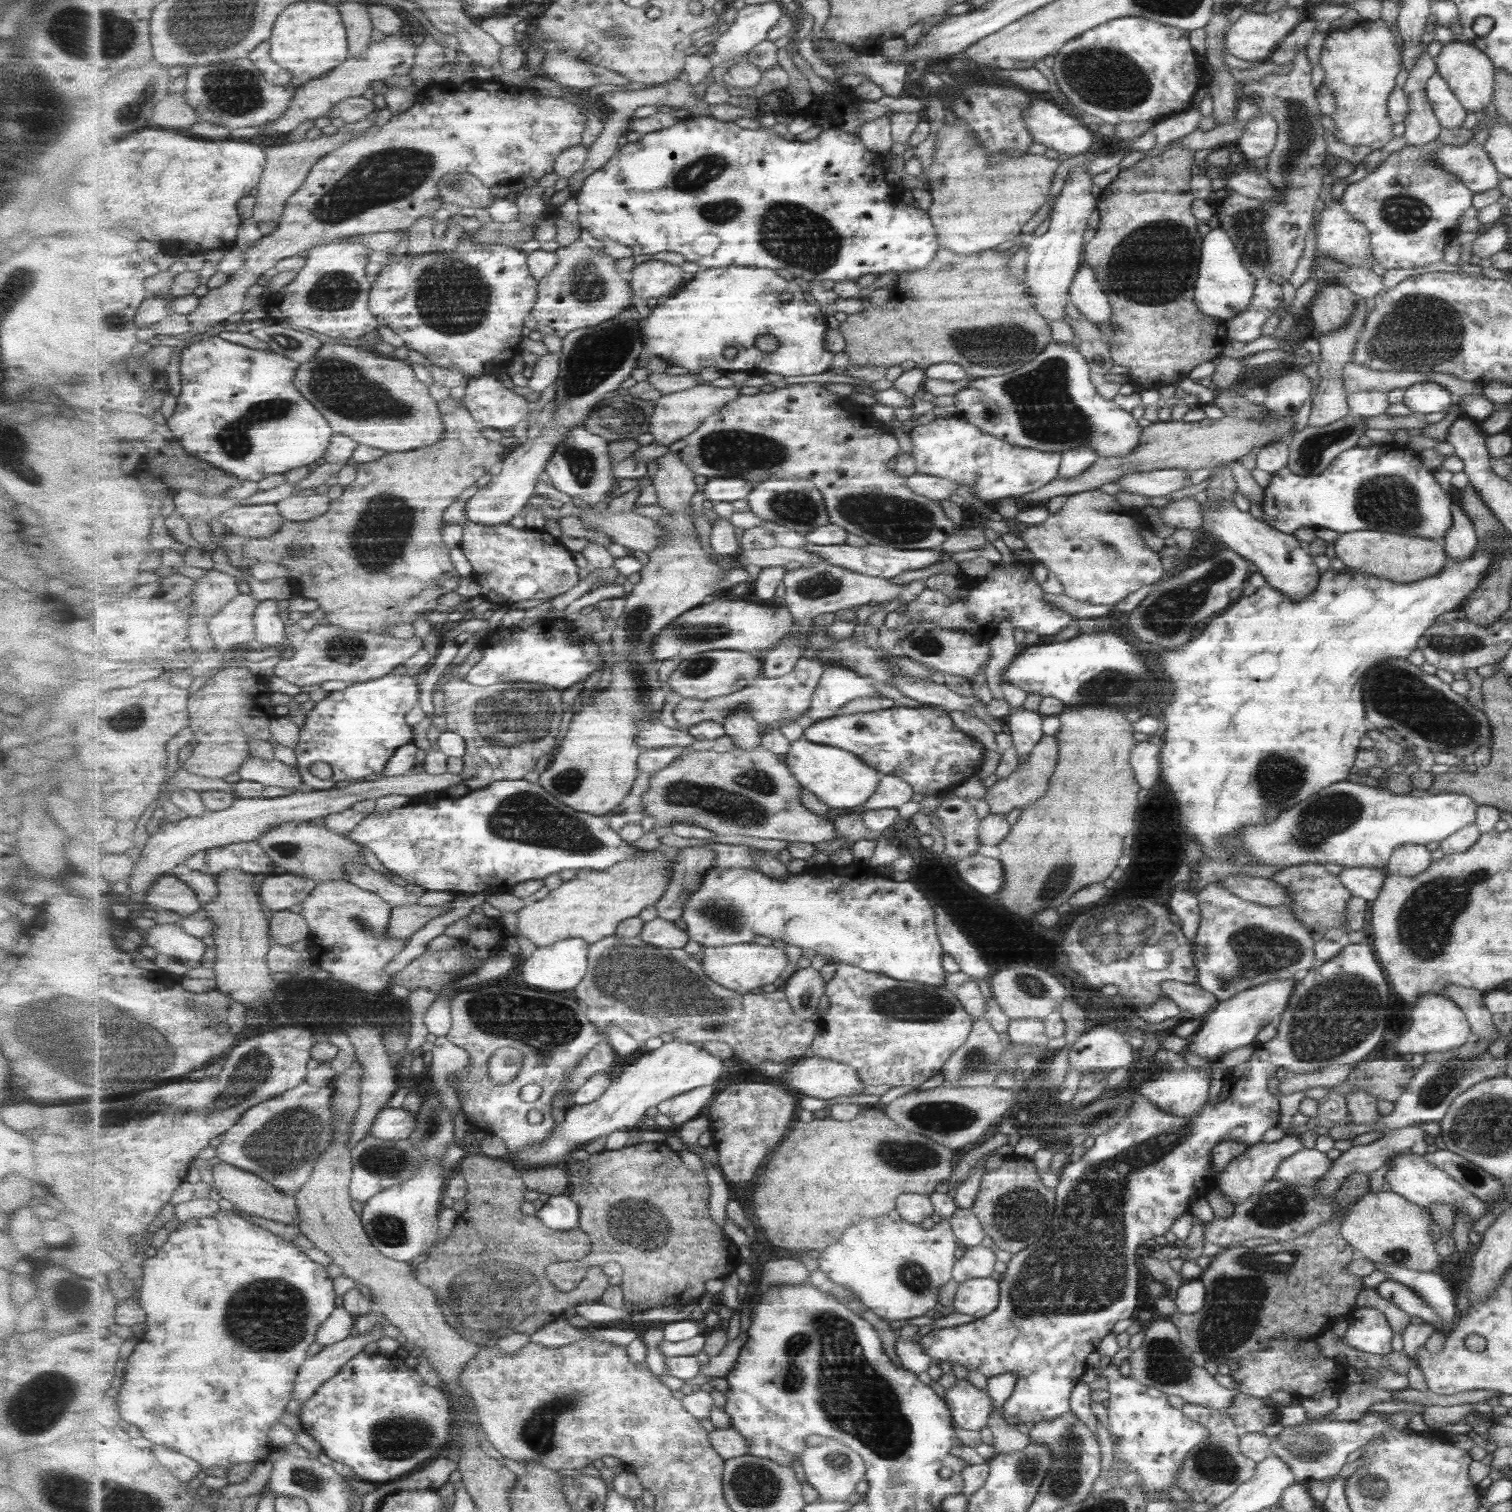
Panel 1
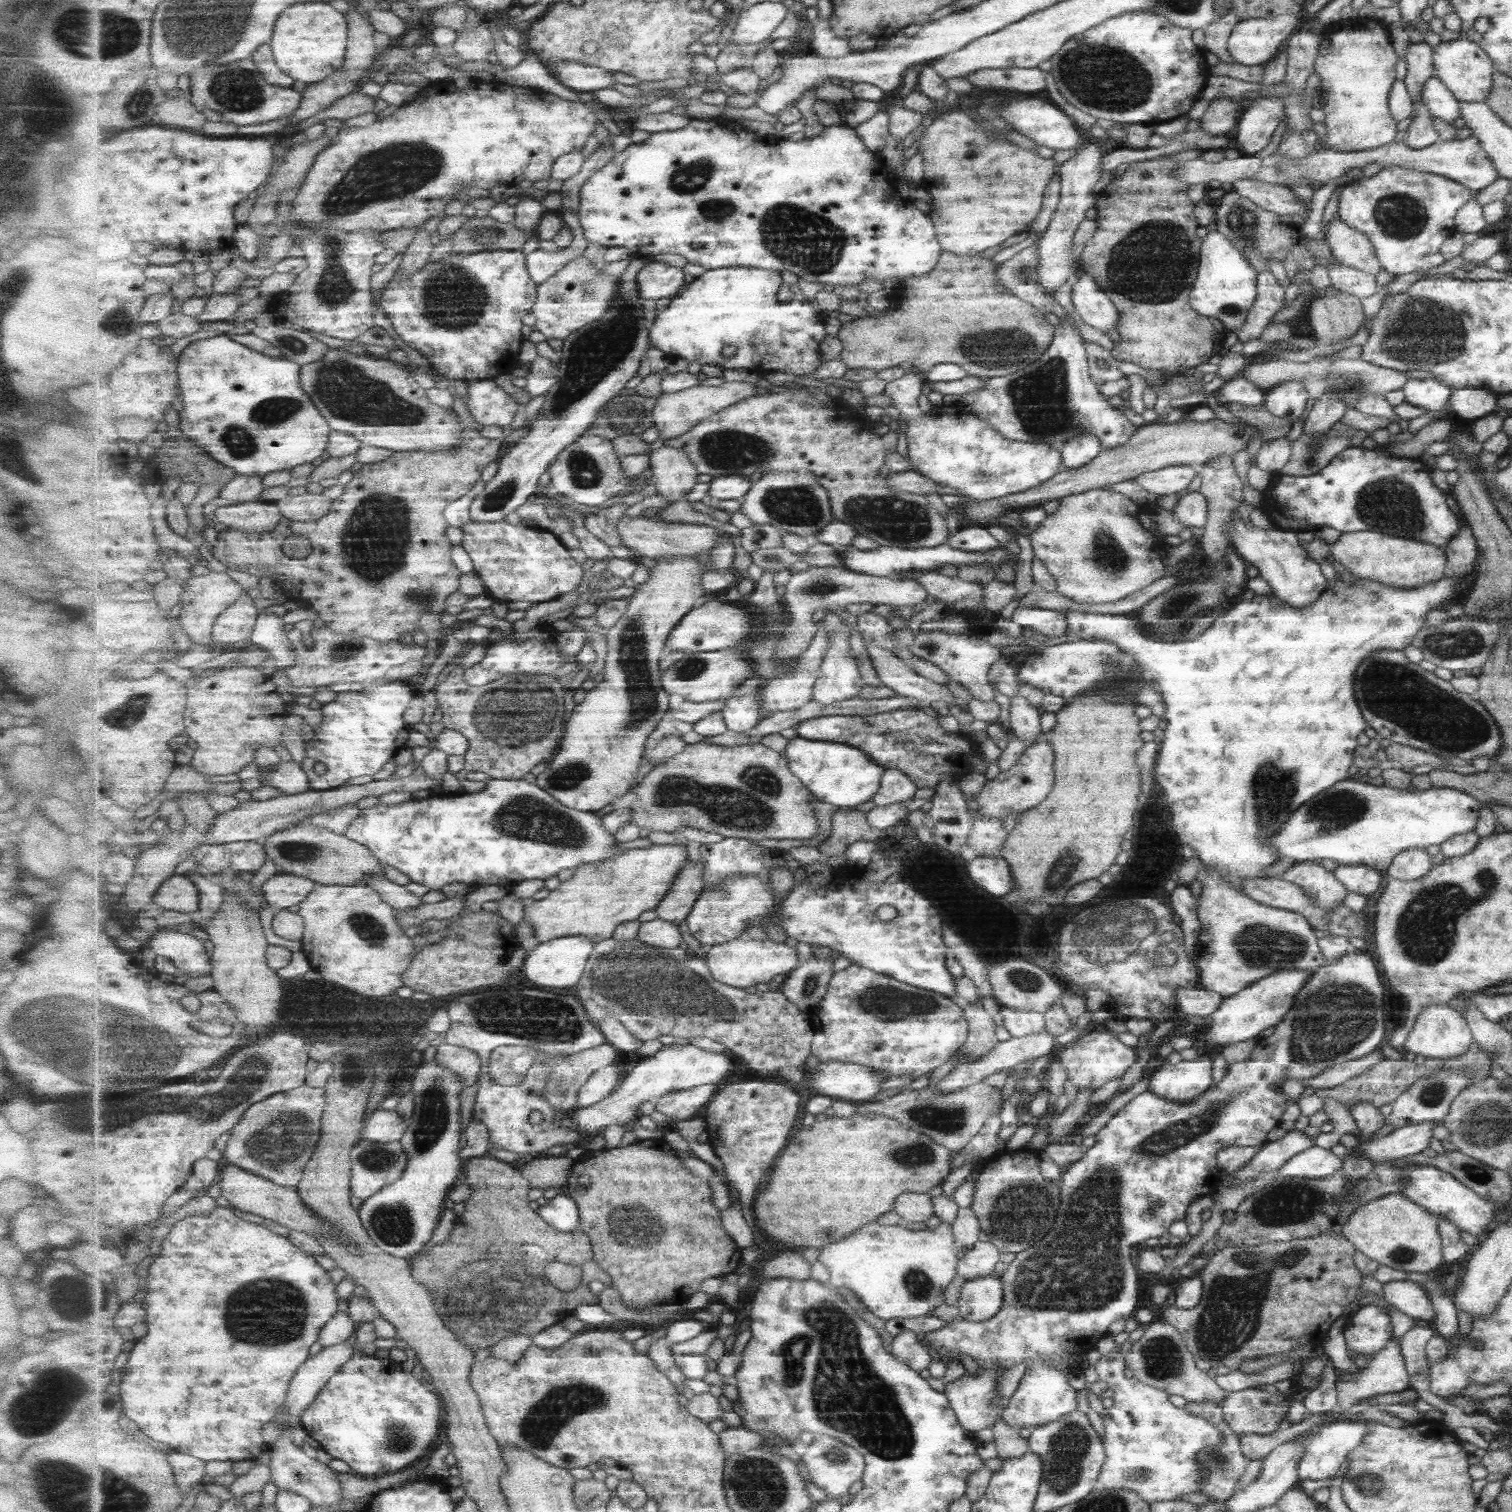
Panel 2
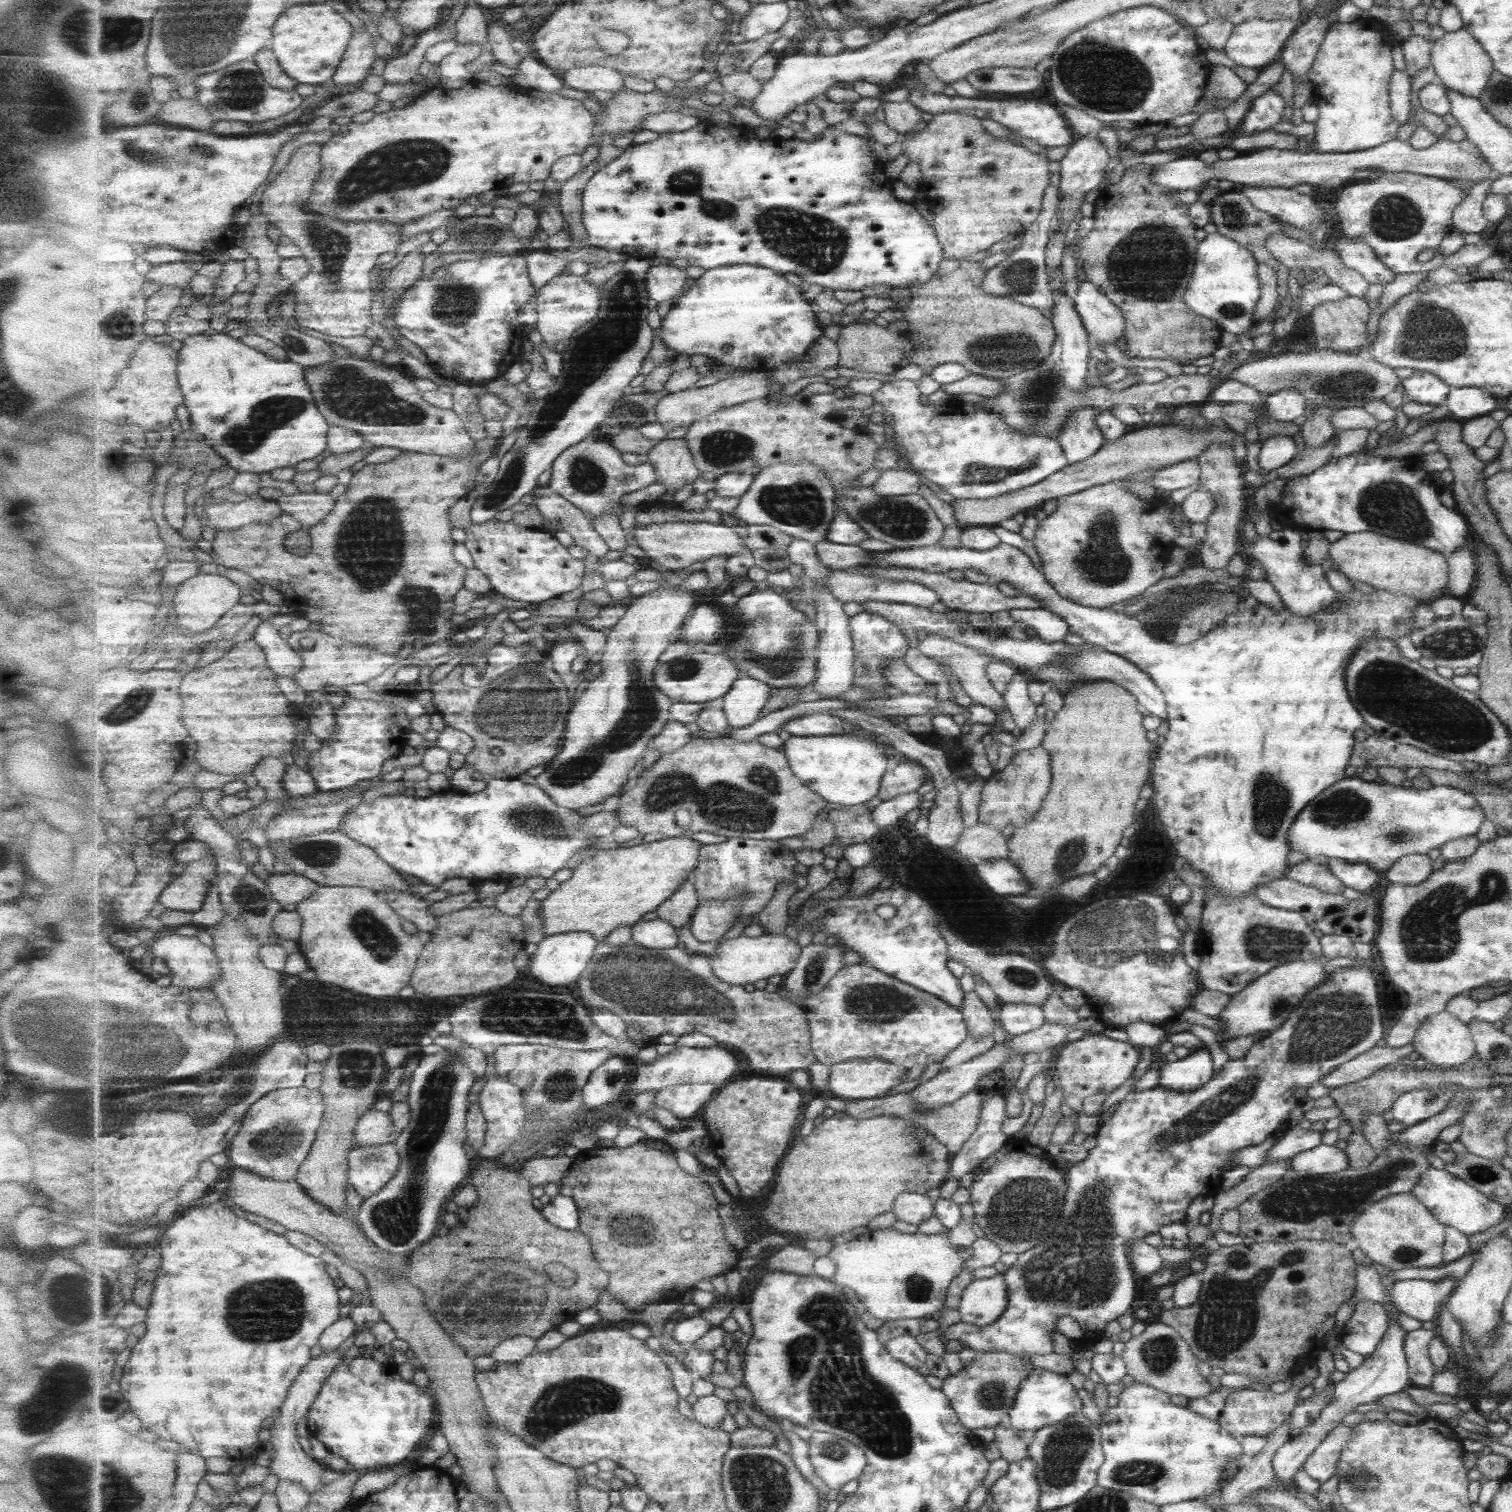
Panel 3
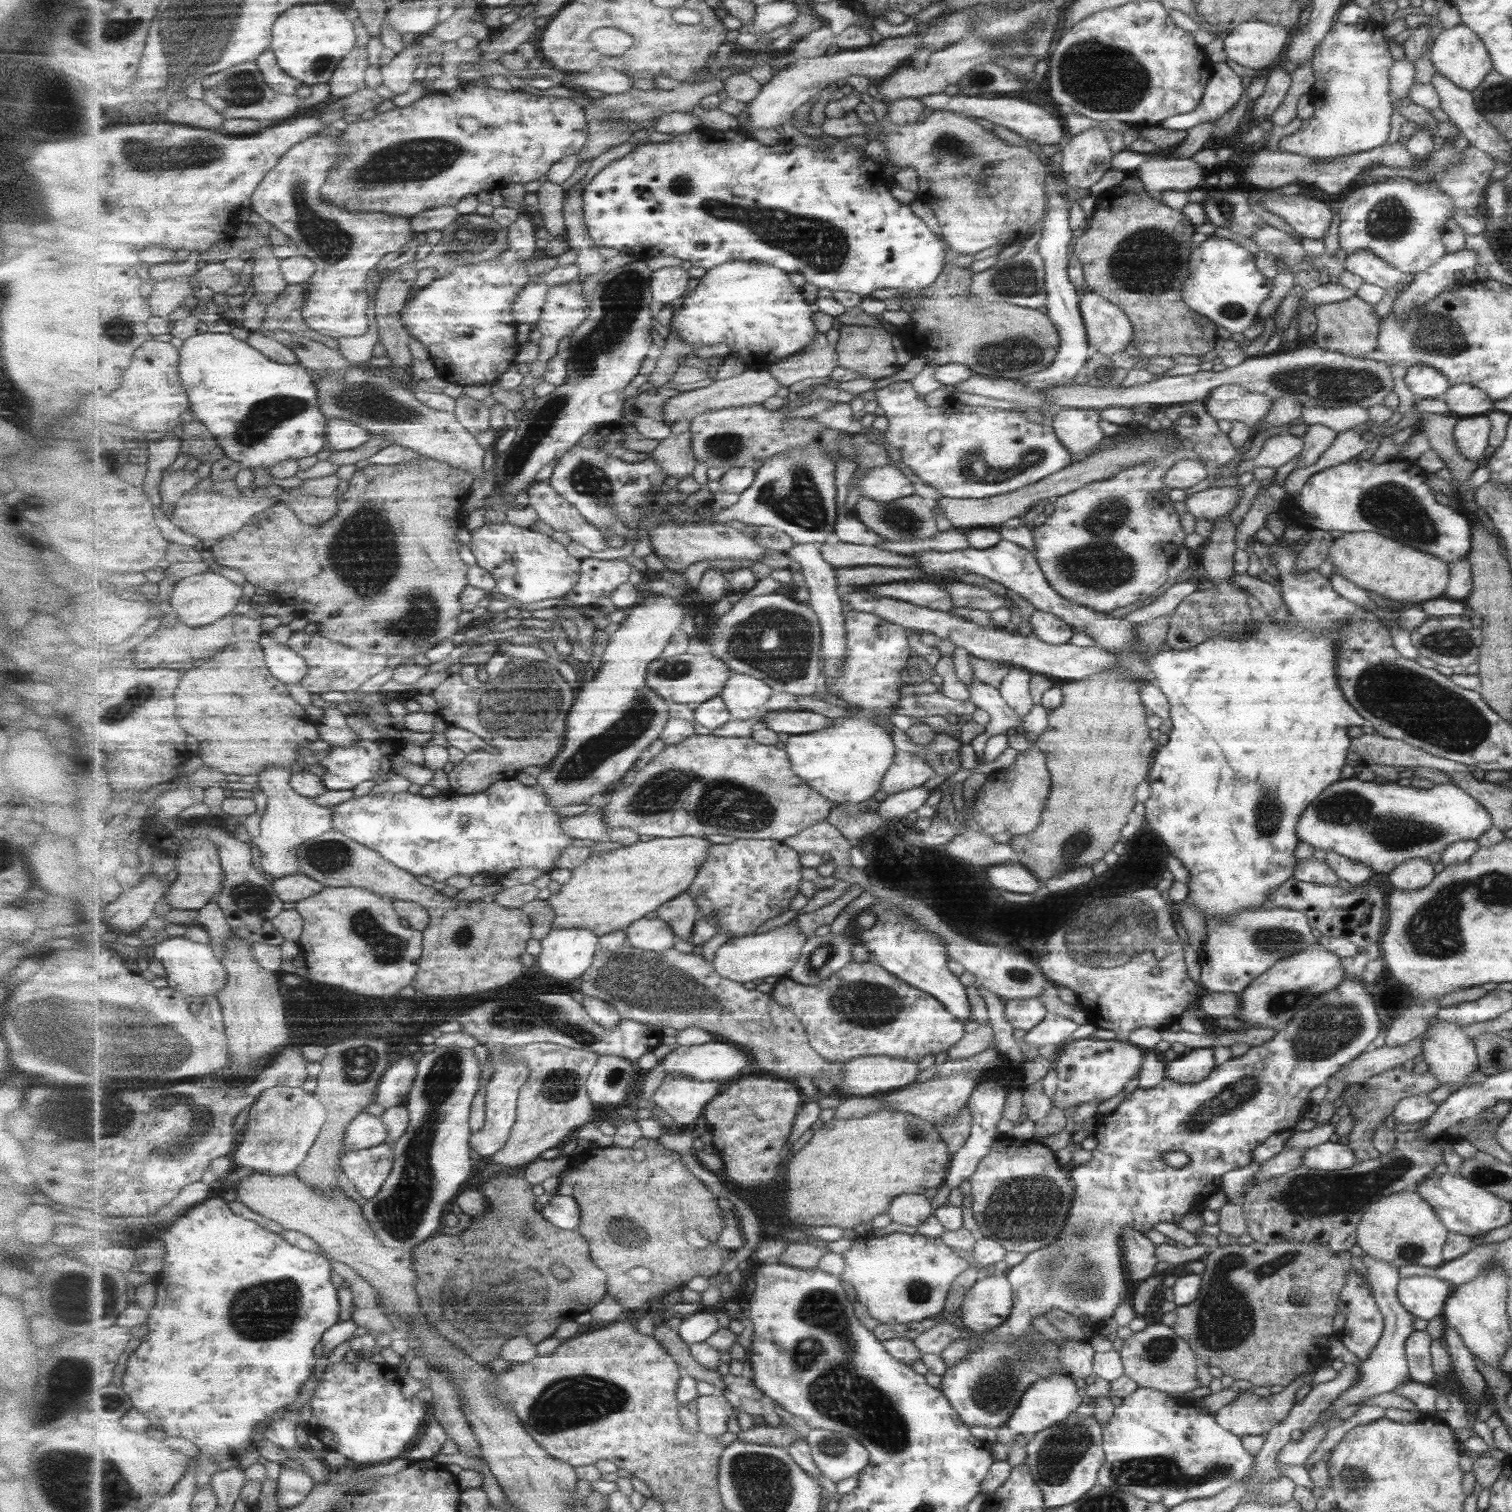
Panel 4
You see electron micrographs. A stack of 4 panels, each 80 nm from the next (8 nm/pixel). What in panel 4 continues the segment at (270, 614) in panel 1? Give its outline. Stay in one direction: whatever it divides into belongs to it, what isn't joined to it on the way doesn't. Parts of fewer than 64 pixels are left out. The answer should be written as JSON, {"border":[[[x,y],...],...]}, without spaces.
{"border":[[[264,631],[260,640],[264,648],[265,660],[269,671],[283,684],[301,684],[307,677],[309,667],[304,658],[297,654],[287,643],[275,643],[269,631]]]}

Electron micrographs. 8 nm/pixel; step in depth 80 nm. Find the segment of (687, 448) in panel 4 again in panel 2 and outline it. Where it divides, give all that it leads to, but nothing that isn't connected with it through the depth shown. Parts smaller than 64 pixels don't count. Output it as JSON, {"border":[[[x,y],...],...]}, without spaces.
{"border":[[[664,444],[650,454],[650,463],[653,479],[649,484],[670,503],[687,495],[697,484],[700,473],[683,449]]]}

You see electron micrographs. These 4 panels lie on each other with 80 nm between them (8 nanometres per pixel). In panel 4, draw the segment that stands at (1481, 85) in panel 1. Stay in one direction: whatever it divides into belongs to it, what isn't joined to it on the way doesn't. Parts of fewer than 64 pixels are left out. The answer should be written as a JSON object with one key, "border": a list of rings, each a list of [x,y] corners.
{"border":[[[1464,24],[1441,29],[1435,36],[1428,55],[1432,68],[1459,88],[1472,91],[1479,81],[1492,70],[1490,56],[1479,37]]]}

